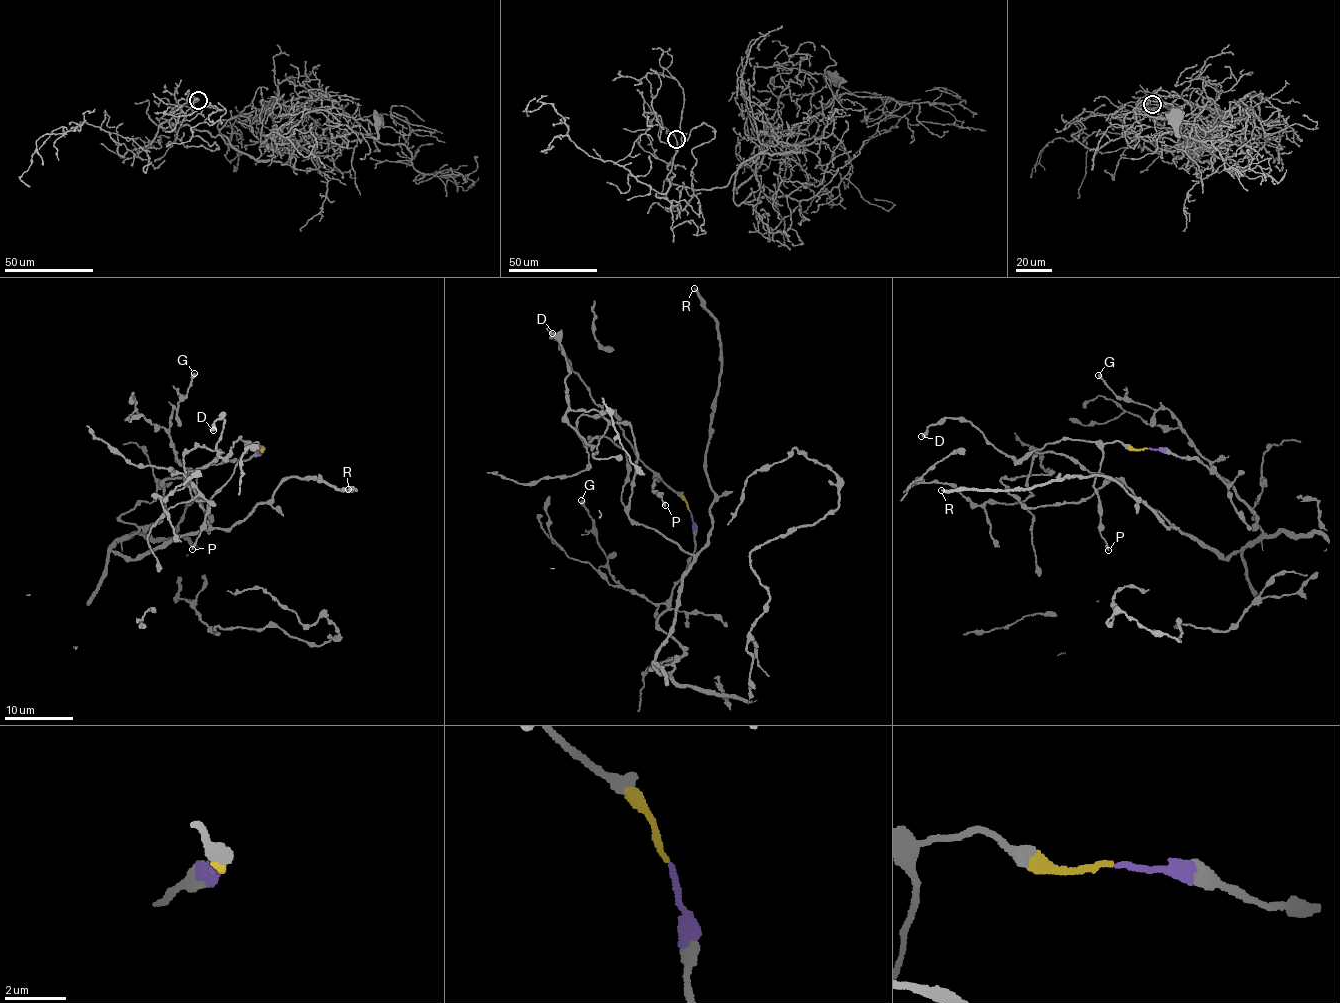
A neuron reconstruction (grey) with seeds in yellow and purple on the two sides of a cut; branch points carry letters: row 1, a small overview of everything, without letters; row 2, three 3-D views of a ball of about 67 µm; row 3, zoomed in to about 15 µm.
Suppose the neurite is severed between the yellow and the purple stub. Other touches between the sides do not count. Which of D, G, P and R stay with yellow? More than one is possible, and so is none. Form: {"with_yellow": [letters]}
{"with_yellow": ["D", "P"]}

